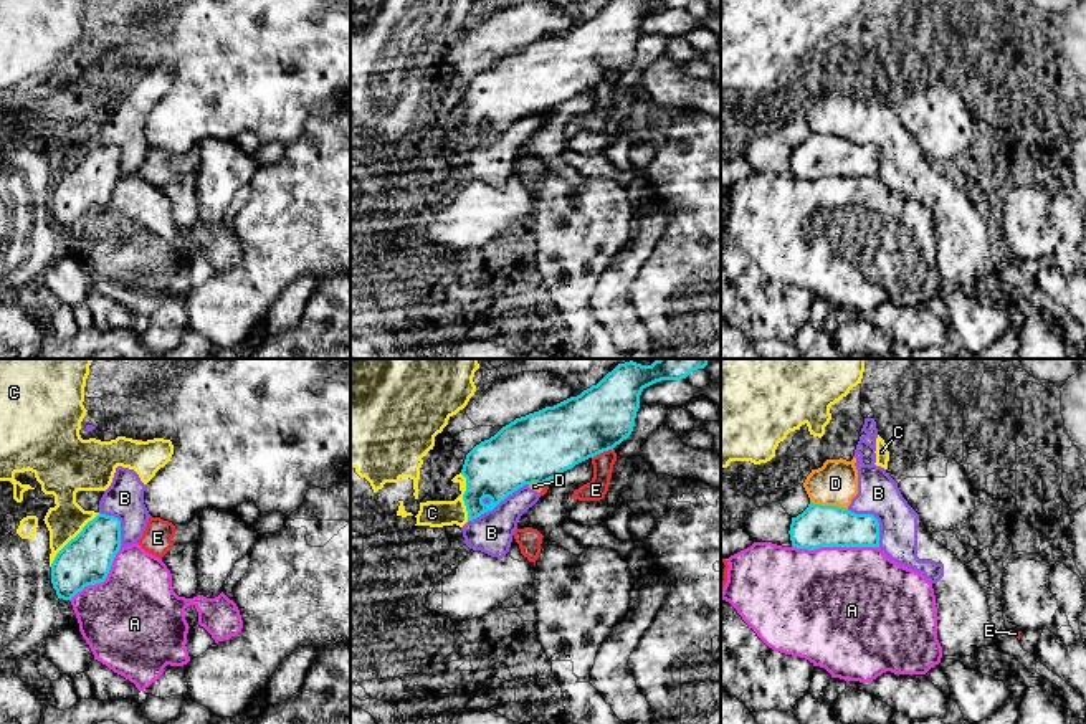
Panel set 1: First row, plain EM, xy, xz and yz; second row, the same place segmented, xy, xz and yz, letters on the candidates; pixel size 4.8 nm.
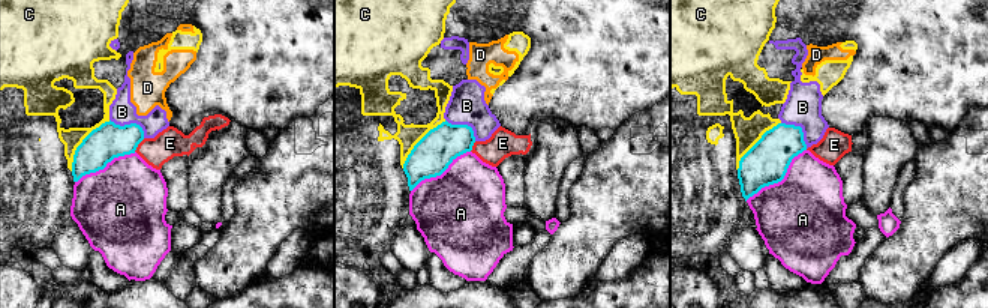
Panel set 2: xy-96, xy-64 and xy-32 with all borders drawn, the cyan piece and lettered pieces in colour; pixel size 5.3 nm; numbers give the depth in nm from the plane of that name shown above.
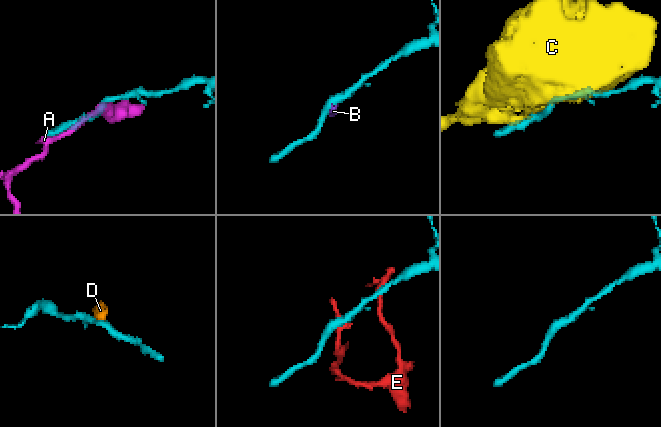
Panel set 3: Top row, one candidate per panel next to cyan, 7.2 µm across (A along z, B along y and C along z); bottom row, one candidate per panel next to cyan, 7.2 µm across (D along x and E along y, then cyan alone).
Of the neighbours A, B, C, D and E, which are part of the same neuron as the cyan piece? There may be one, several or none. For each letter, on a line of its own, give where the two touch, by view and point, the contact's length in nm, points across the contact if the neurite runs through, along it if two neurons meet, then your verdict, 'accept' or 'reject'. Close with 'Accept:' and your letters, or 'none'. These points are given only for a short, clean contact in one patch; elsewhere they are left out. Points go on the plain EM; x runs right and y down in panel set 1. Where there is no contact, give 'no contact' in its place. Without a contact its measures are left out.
A: meets cyan in yz at (835, 176); contact 420 nm long; reject
B: meets cyan in xz at (498, 133); contact 340 nm long; reject
C: meets cyan in xy at (71, 169); contact 360 nm long; reject
D: meets cyan in yz at (828, 136); contact 190 nm long; reject
E: meets cyan in xz at (602, 81); contact 120 nm long; reject
Accept: none

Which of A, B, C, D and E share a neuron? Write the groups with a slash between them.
A / B D / C / E

